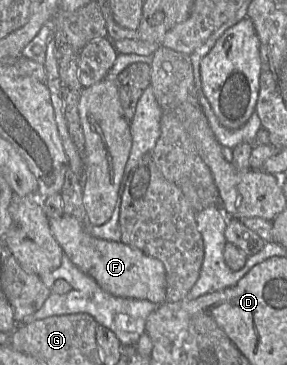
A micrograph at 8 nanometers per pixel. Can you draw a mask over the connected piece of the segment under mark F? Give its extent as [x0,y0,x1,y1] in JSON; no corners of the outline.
[49,214,165,305]

